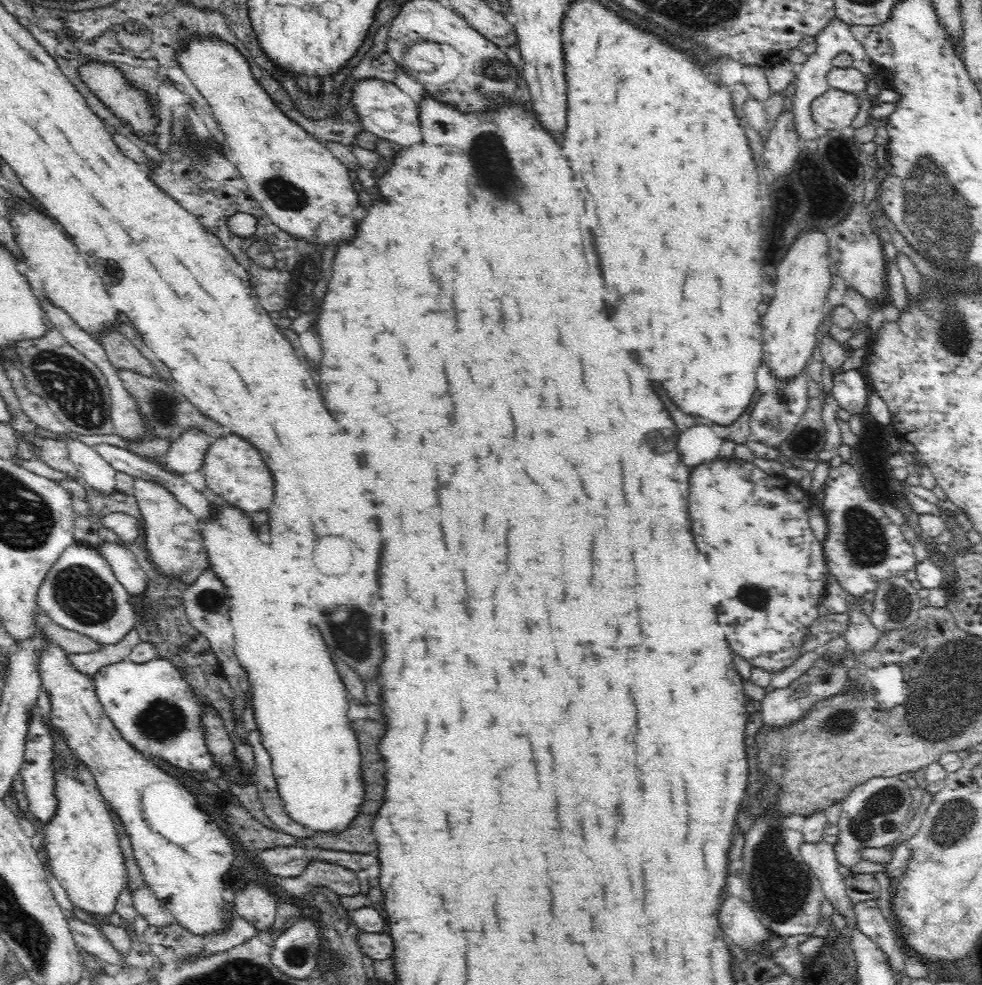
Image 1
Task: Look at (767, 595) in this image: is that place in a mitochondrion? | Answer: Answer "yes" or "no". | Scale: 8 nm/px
yes

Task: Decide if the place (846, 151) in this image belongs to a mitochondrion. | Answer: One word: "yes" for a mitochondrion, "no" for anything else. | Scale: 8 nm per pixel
yes

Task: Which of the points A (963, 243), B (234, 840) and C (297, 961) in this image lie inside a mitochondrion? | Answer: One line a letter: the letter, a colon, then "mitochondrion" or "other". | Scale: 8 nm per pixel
A: mitochondrion
B: other
C: mitochondrion

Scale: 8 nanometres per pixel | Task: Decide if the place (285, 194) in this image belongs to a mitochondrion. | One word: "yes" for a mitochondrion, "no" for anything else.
yes

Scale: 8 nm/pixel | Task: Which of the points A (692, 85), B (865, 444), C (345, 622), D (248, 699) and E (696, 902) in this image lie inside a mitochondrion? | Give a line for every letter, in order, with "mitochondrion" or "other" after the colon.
A: other
B: other
C: mitochondrion
D: other
E: other

